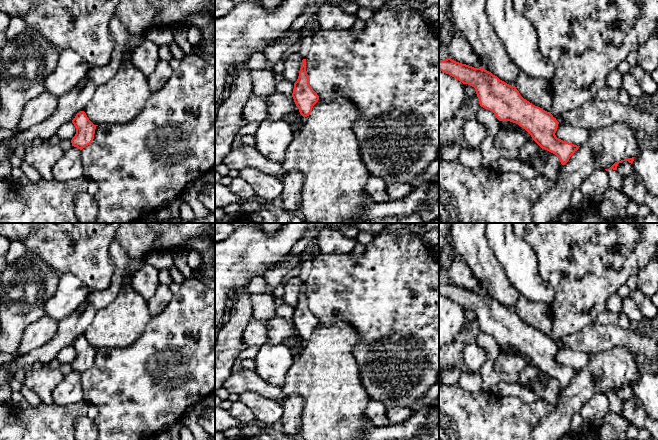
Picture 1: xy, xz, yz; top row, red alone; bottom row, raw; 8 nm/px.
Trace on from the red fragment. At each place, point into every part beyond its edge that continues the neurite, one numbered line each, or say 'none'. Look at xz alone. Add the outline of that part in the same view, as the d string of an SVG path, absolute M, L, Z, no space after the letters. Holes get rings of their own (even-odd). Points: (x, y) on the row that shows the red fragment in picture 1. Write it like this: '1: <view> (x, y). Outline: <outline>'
none

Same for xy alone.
none

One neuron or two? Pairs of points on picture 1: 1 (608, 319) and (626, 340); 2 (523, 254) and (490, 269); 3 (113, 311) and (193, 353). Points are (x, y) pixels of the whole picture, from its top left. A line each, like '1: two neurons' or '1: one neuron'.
1: two neurons
2: two neurons
3: two neurons

